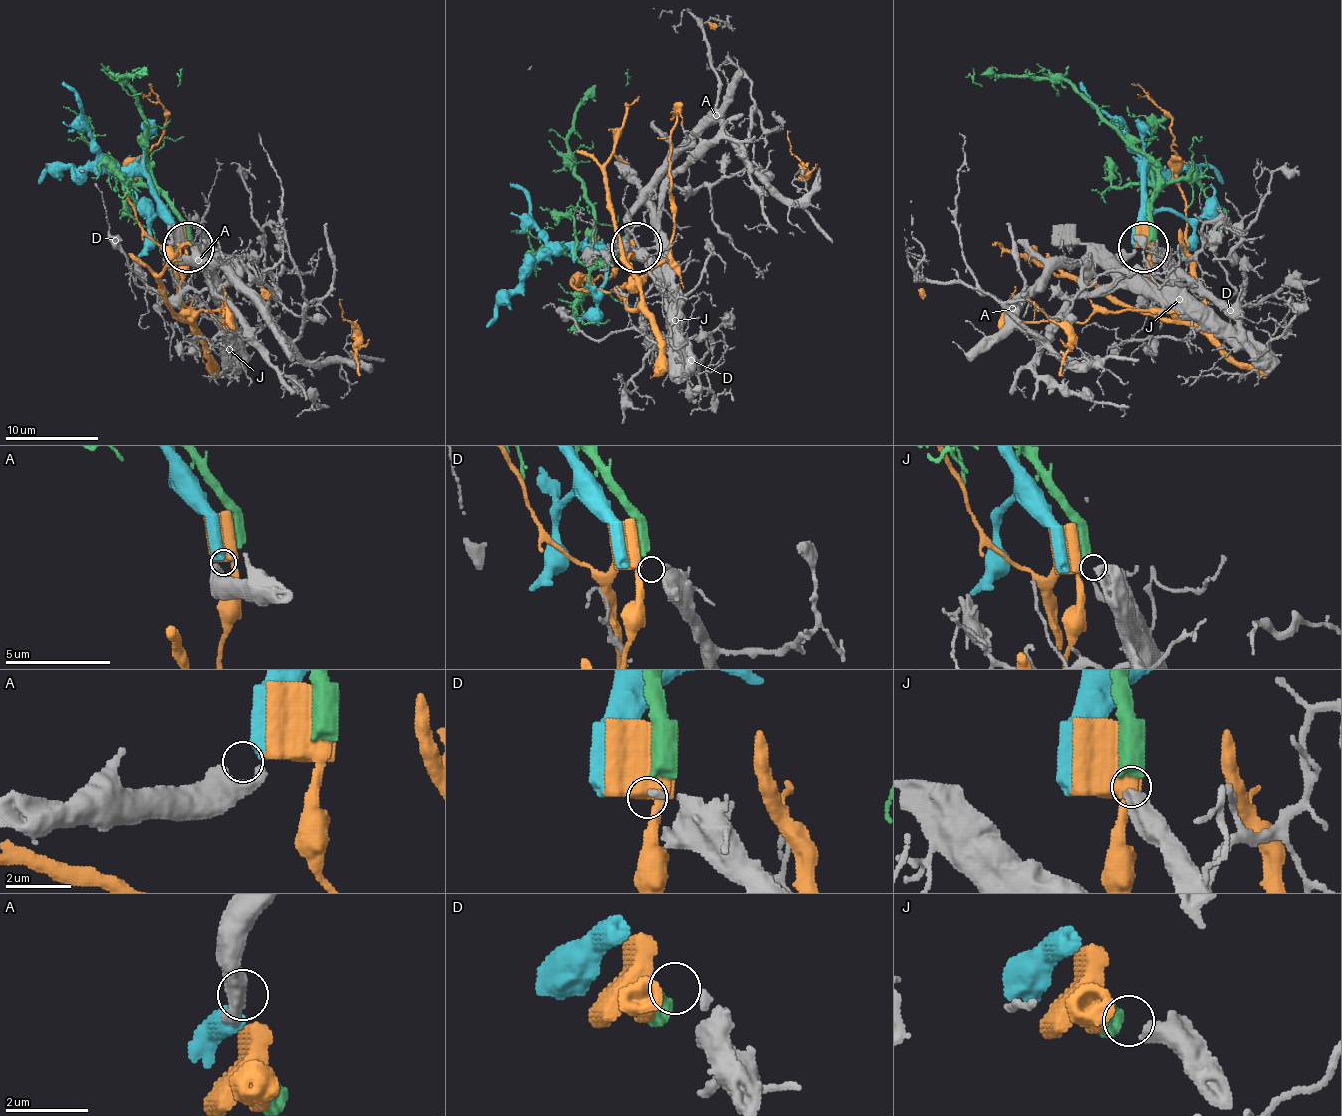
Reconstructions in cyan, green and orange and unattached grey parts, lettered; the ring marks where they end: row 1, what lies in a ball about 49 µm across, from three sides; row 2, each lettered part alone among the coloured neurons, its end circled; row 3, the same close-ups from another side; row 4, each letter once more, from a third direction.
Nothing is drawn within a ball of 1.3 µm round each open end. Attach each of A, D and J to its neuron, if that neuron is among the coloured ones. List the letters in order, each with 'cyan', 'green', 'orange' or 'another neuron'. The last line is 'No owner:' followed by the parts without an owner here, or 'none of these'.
A: cyan
D: another neuron
J: green
No owner: D

